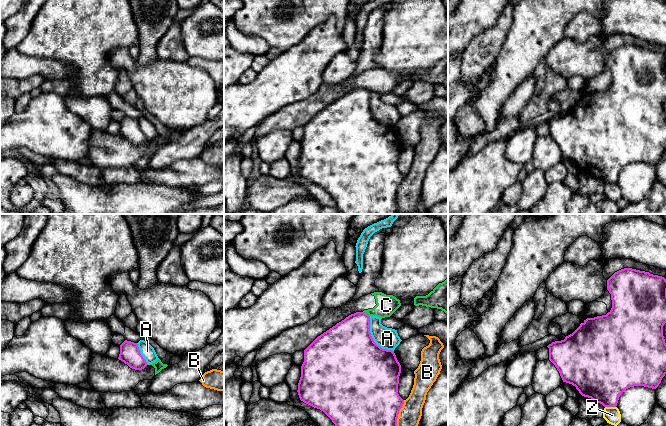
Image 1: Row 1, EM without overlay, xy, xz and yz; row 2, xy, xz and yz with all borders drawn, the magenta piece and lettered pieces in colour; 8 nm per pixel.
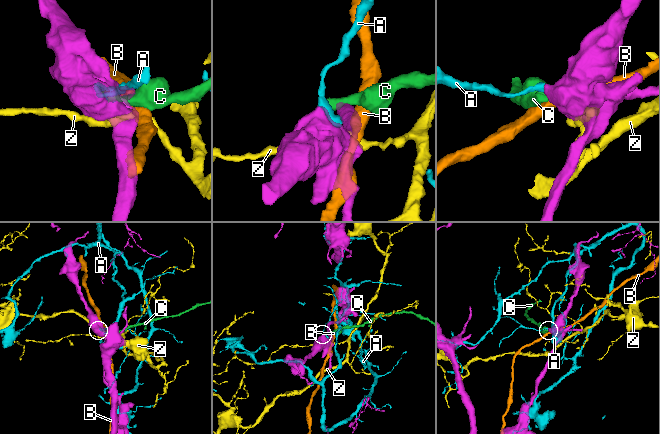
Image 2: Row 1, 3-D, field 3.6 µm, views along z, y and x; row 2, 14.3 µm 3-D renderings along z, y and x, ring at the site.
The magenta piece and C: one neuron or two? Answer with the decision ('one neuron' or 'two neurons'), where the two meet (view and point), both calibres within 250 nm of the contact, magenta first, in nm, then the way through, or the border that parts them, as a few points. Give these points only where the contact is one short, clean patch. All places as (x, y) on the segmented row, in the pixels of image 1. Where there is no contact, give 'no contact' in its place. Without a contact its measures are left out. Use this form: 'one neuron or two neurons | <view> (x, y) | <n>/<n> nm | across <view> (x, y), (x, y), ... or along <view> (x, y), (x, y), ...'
two neurons | xz (365, 313) | 340/160 nm | along xz (363, 311), (369, 316)

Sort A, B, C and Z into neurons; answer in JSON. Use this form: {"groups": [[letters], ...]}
{"groups": [["A"], ["B"], ["C"], ["Z"]]}

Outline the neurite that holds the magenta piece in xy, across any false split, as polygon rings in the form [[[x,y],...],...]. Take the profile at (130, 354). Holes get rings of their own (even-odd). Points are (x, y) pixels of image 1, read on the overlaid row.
[[[127,340],[120,345],[118,359],[135,370],[142,370],[148,365],[140,353],[138,344]]]

